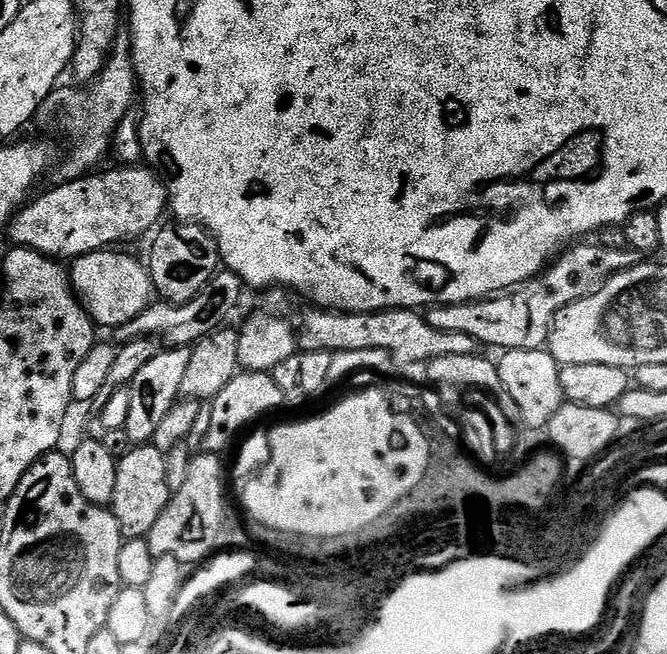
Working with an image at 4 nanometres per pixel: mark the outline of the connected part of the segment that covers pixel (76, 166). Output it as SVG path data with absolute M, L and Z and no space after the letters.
M117 35L112 44L112 54L104 61L104 69L94 81L96 89L86 90L84 86L72 88L66 84L59 85L49 94L38 113L39 119L50 120L60 109L66 110L66 118L72 122L68 134L72 142L72 153L68 160L56 172L57 183L68 183L87 176L97 167L96 163L112 148L112 139L120 128L120 123L128 116L132 103L138 100L138 81L136 68L132 65L132 50L127 35Z

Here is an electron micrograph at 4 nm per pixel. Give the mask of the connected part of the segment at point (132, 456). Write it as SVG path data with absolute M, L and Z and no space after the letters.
M150 442L129 447L128 451L117 459L114 498L110 510L118 522L121 537L147 537L154 522L158 522L162 510L166 510L170 499L167 488L167 464L167 455L159 452Z

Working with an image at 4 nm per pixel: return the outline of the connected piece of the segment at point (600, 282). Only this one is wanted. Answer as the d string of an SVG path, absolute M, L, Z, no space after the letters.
M588 242L577 243L571 250L565 251L543 273L542 278L511 289L510 294L497 294L486 300L472 300L468 304L441 304L433 307L426 316L428 324L434 330L446 330L446 334L466 334L476 340L477 345L489 344L499 350L544 348L556 315L562 309L586 298L590 290L597 292L611 276L630 270L642 260L639 253L627 246L599 248L596 244L584 243Z

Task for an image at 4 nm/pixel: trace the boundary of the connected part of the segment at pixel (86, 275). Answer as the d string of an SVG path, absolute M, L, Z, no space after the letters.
M105 250L77 256L70 264L72 293L78 303L96 325L97 329L115 330L126 322L138 318L142 310L154 303L157 295L152 284L151 274L143 259L135 260L124 250Z

